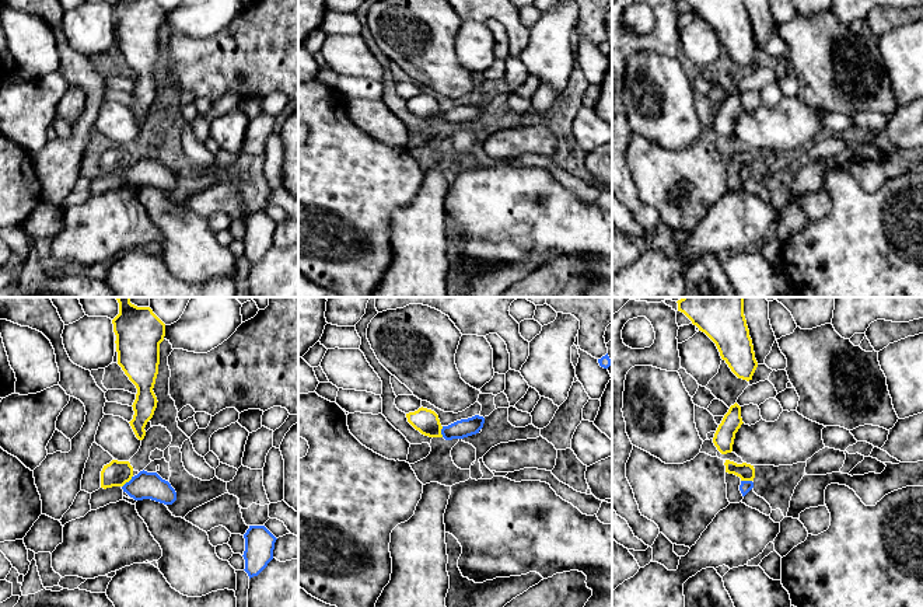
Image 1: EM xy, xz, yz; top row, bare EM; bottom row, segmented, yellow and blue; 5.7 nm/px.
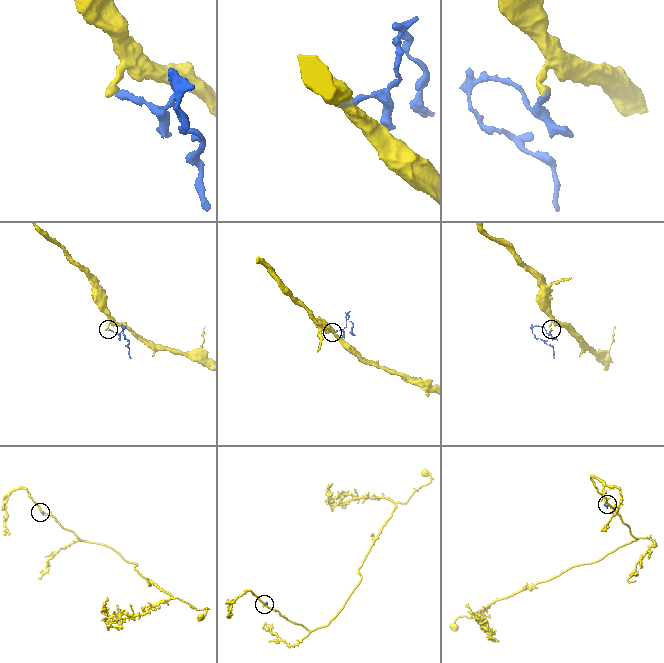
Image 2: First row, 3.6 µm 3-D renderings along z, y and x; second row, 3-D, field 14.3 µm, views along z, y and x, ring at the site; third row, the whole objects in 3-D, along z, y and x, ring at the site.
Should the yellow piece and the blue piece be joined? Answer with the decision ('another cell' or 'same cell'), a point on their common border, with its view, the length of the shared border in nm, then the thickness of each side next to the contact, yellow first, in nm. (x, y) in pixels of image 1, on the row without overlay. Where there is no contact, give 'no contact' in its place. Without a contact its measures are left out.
another cell; meets yellow in xy at (128, 167); contact 90 nm long; 140 nm thick on the yellow side, 160 nm on the other

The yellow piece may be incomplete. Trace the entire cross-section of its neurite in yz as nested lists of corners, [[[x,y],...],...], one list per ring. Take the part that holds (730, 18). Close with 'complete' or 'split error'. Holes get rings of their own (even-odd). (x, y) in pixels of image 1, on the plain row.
[[[685,0],[717,32],[721,45],[742,66],[752,66],[758,53],[744,0]]] | complete

